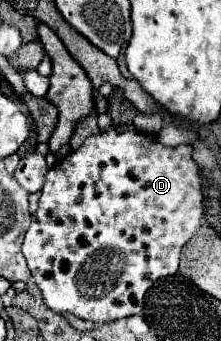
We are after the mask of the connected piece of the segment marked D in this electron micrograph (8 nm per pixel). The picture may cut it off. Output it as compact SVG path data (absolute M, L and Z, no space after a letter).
M114 128L88 136L78 150L68 154L60 164L56 164L54 168L46 172L46 182L42 188L38 210L32 214L32 222L22 244L22 252L28 260L28 268L36 280L36 286L42 290L46 306L54 310L56 314L62 314L62 316L74 314L90 322L114 322L114 320L120 320L132 314L140 314L144 308L144 298L146 298L148 288L162 276L176 274L182 246L194 236L194 232L202 224L202 208L204 208L202 204L204 204L202 176L200 176L200 168L192 160L192 148L188 144L170 148L170 146L160 144L158 138L154 138L152 134L142 134L142 132L132 132L132 130L116 132Z

